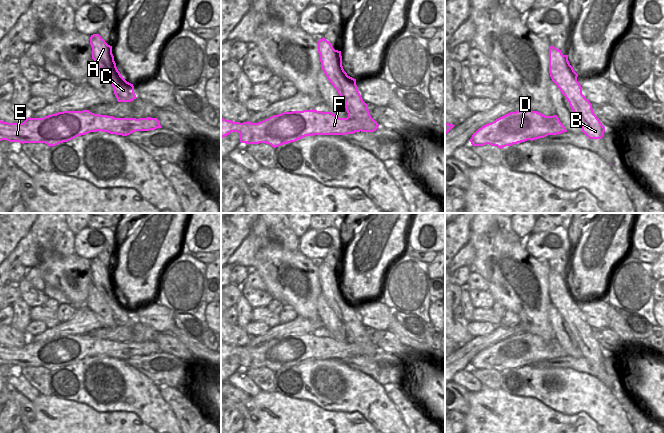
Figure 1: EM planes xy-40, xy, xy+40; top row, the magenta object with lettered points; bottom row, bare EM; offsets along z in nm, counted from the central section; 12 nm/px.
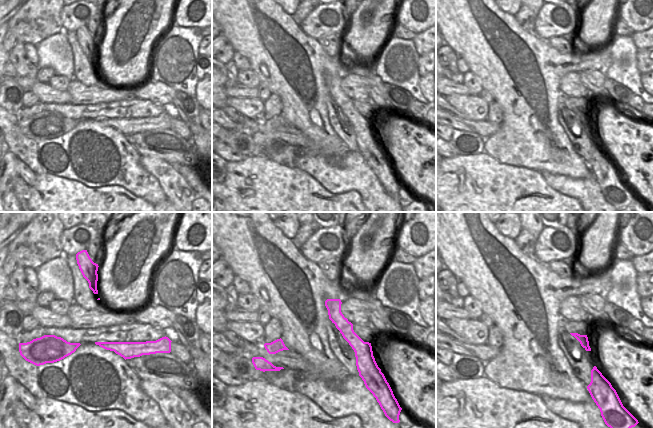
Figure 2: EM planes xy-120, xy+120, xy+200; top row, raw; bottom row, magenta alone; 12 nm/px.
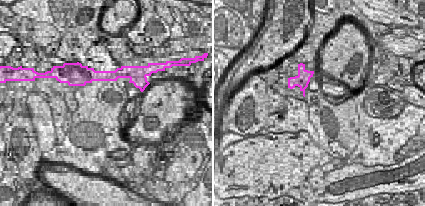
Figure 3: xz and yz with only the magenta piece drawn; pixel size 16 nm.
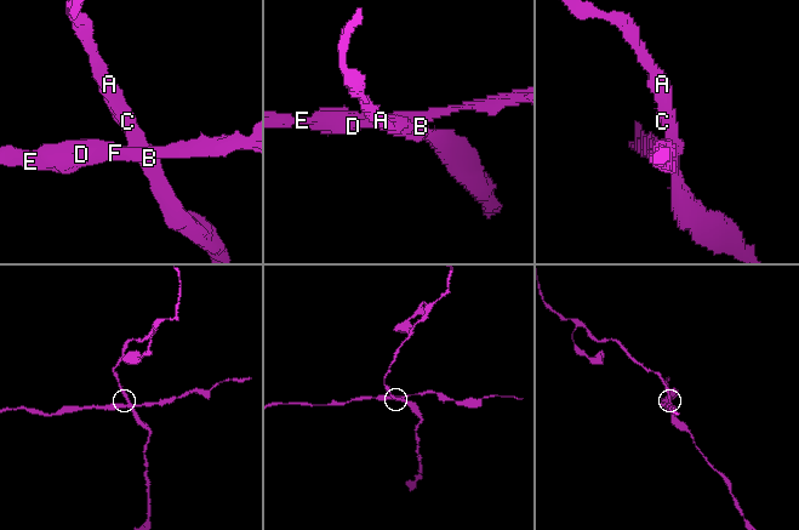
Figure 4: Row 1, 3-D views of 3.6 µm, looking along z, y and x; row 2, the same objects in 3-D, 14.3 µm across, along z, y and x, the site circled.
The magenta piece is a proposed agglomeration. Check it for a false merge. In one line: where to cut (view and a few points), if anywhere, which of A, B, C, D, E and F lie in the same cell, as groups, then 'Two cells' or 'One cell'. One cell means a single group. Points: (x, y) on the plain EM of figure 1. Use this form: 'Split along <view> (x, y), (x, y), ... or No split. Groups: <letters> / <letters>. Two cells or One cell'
Split along xy (347, 341), (357, 343), (364, 352). Groups: A B C / D E F. Two cells.

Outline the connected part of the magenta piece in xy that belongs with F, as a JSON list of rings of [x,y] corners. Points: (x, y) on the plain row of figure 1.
[[[314,333],[283,336],[258,347],[240,347],[221,342],[221,362],[237,356],[241,367],[266,367],[274,372],[305,360],[346,359],[363,353],[364,349],[358,343],[339,342],[332,336]]]

